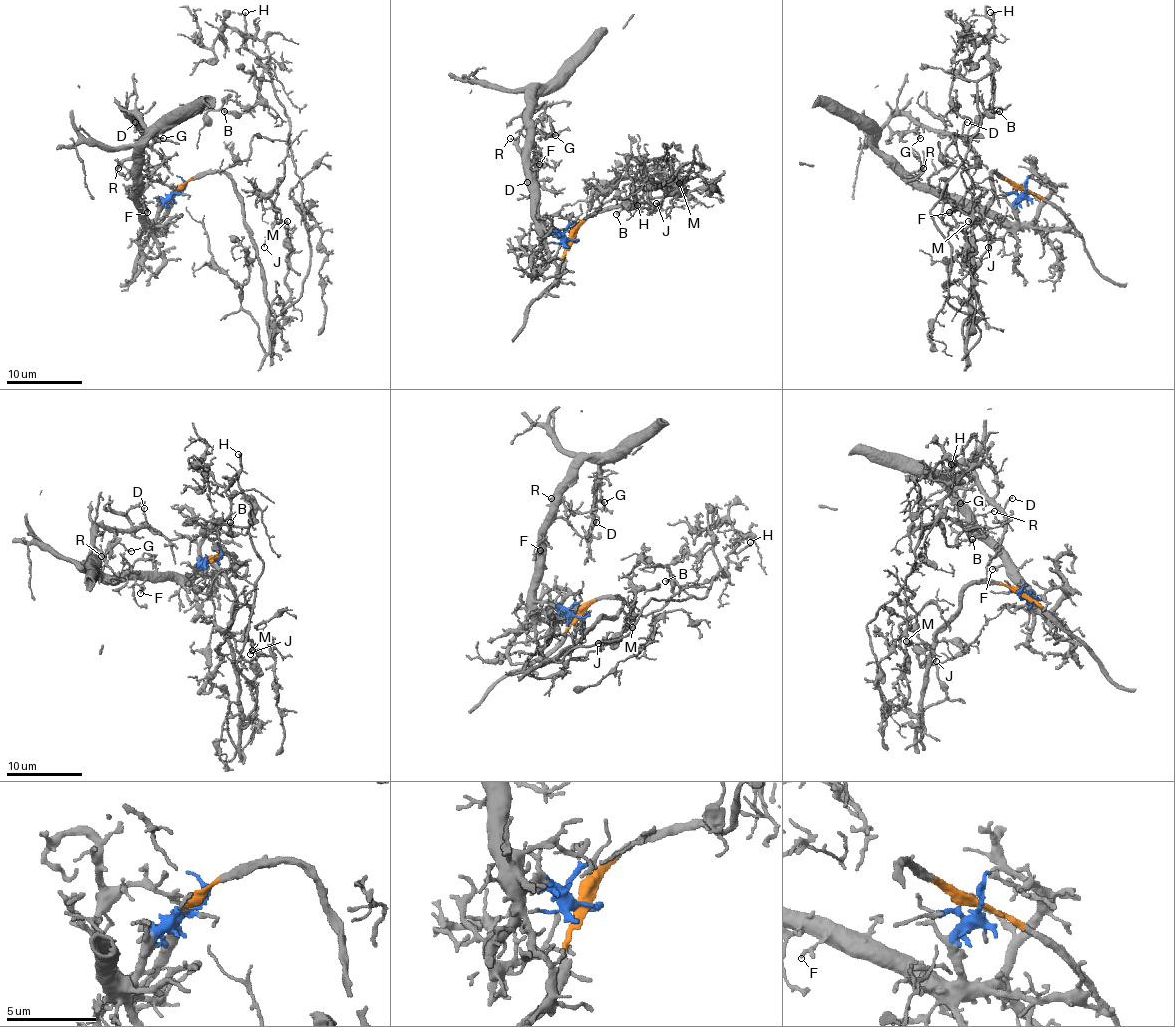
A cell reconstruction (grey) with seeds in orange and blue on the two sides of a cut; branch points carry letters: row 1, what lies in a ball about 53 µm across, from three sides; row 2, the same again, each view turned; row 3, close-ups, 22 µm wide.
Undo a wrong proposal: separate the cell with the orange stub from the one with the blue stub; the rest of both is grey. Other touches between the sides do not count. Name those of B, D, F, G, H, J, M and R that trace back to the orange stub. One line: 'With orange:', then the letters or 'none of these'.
With orange: B, H, J, M

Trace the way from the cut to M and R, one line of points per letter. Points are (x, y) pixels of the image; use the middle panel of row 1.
M: (572, 239), (590, 216), (630, 209), (639, 188), (679, 188), (670, 169), (668, 193), (679, 184)
R: (572, 239), (550, 232), (533, 207), (529, 131), (525, 127), (517, 136), (510, 138)

